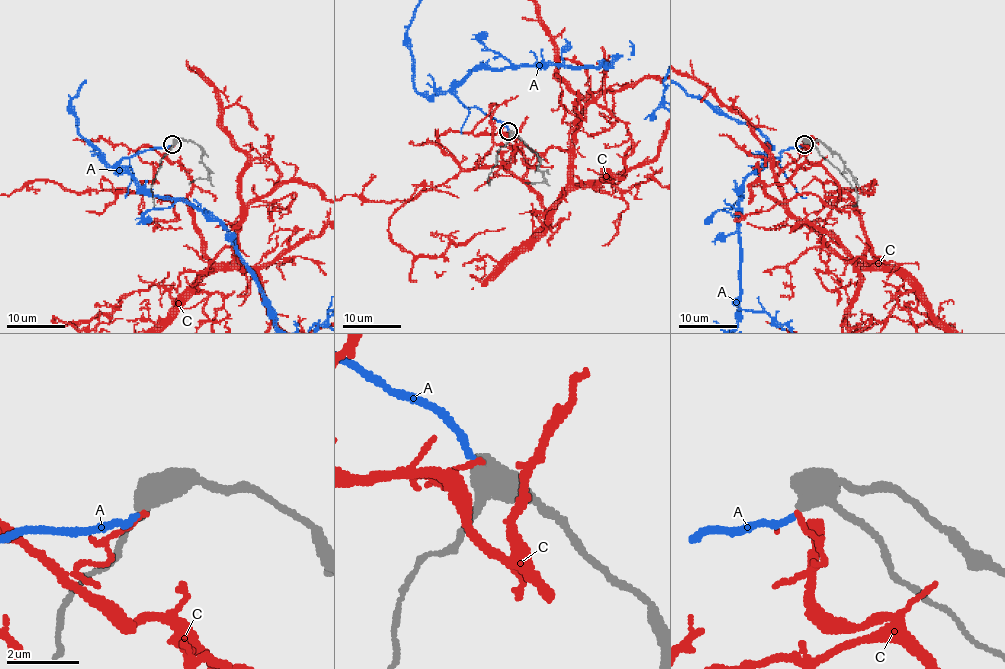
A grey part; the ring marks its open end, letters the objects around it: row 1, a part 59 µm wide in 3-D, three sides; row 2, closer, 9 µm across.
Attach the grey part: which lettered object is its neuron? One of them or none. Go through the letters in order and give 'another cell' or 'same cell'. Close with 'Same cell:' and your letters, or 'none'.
A: same cell
C: another cell
Same cell: A

